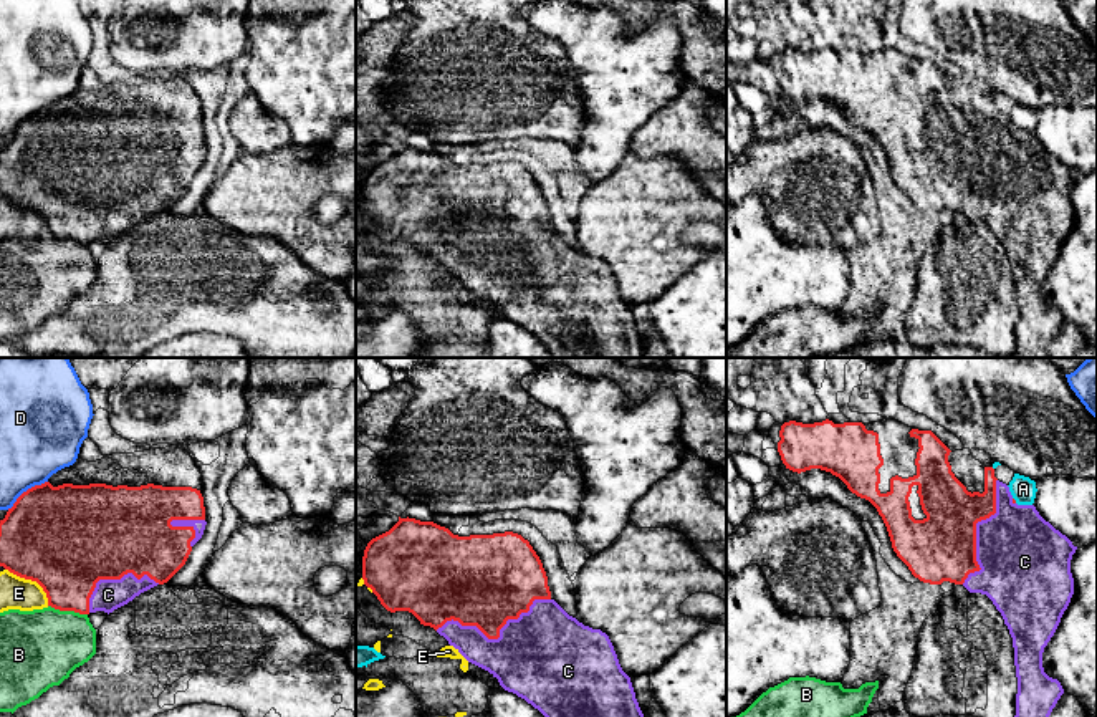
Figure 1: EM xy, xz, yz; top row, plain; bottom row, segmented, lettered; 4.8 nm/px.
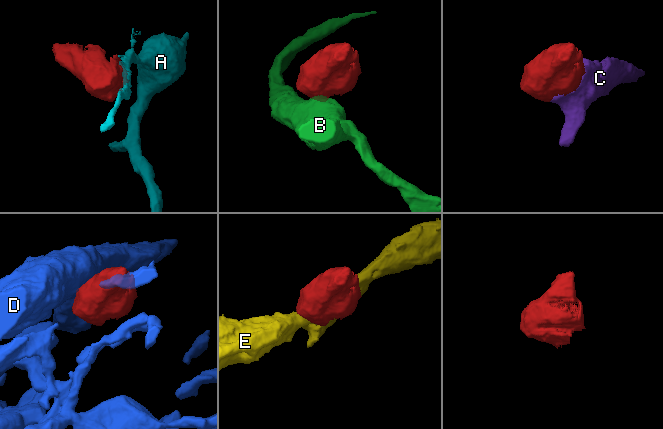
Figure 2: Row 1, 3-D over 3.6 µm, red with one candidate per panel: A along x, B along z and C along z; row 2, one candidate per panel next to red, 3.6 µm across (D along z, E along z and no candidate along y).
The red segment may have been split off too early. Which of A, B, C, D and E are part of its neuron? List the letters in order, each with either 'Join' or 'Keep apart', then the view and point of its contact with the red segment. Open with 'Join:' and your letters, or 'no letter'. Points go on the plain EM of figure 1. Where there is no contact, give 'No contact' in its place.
Join: C
A: Keep apart. Touches red at yz (1015, 129)
B: Keep apart. Touches red at xy (68, 239)
C: Join. Touches red at xz (497, 267)
D: Keep apart. Touches red at xy (27, 120)
E: Keep apart. Touches red at xy (32, 209)

